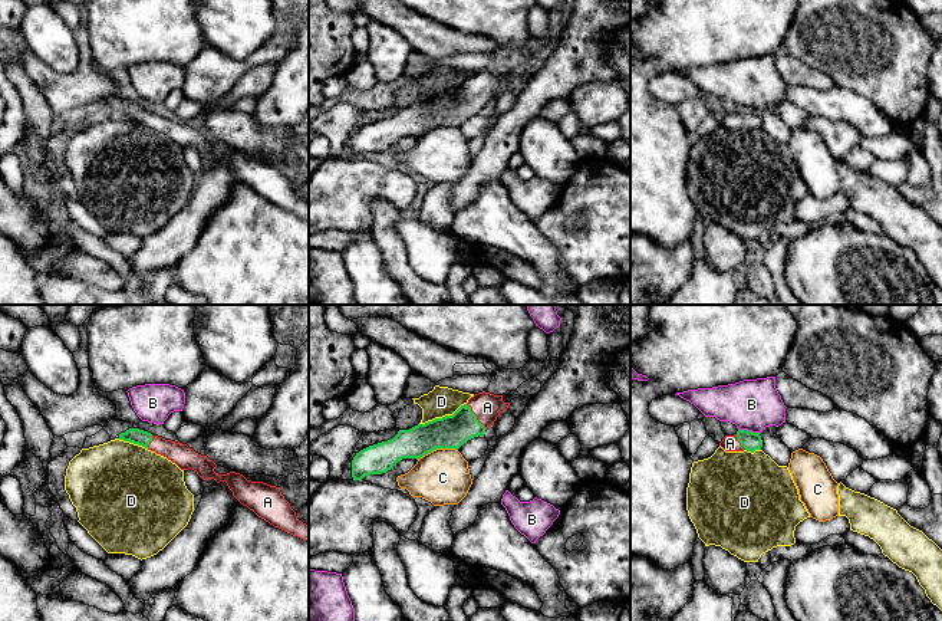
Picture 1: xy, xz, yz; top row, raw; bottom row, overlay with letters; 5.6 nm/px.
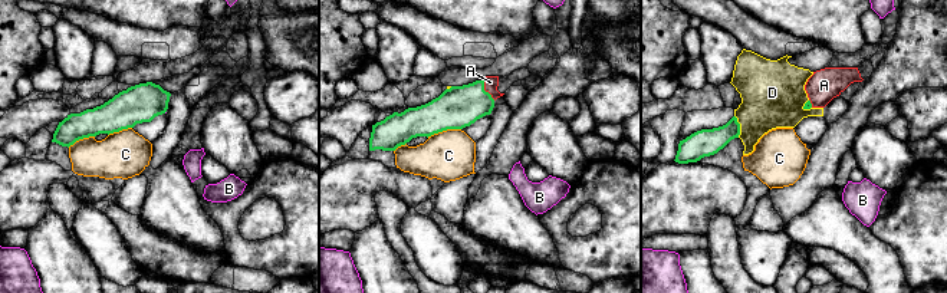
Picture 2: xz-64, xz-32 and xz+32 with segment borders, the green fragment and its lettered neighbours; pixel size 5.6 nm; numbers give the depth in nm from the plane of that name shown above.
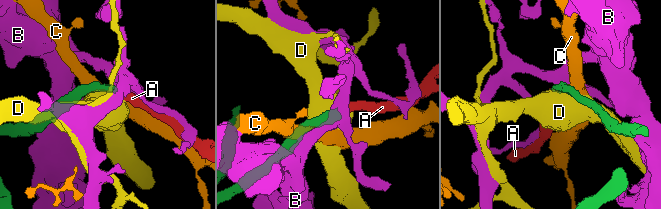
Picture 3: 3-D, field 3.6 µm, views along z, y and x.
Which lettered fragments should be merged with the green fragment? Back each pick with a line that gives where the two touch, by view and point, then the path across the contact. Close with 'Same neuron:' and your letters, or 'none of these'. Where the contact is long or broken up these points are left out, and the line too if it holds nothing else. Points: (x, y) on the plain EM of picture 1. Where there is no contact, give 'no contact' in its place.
A: contact xz (476, 95); way xz (451, 109), (476, 95), (487, 85)
Same neuron: A

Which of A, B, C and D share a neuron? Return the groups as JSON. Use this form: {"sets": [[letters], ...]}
{"sets": [["A"], ["B"], ["C"], ["D"]]}

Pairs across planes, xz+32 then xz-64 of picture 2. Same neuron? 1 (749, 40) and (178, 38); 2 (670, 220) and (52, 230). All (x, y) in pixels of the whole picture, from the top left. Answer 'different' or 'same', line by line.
1: same
2: different

